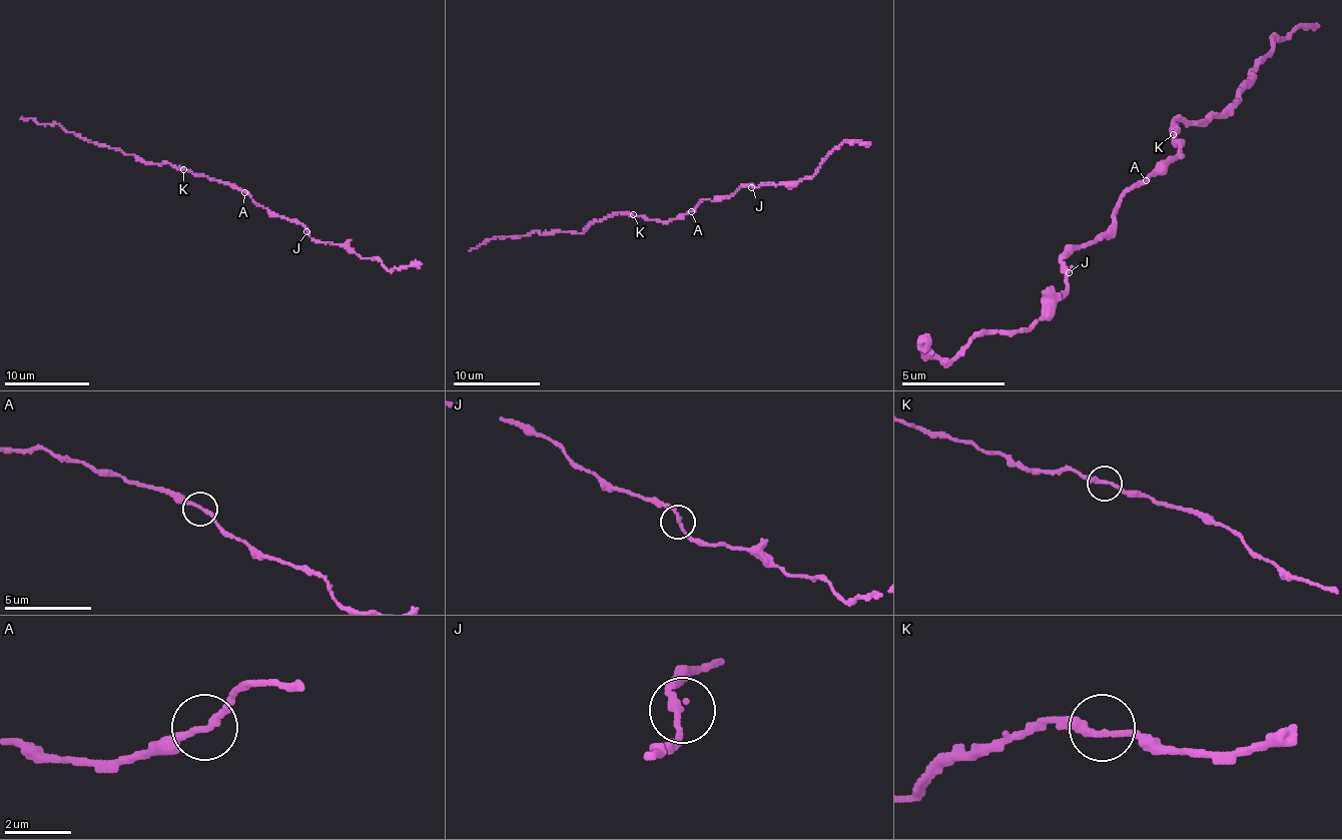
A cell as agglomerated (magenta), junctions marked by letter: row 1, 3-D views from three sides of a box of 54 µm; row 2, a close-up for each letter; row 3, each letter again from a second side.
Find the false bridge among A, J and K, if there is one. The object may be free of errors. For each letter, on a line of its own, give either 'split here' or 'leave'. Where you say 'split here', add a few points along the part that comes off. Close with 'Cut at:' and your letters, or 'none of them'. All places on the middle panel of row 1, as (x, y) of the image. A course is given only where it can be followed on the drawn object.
A: leave
J: leave
K: leave
Cut at: none of them

